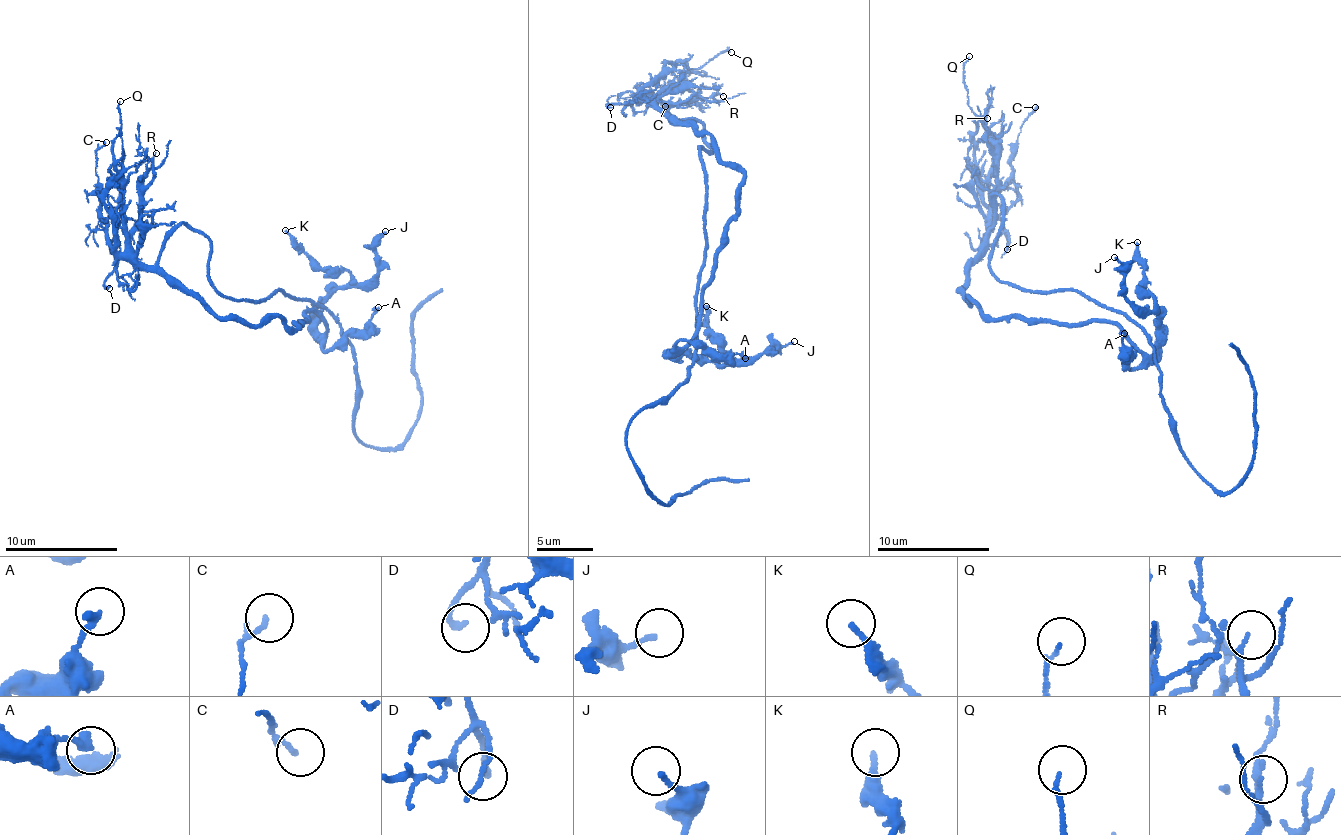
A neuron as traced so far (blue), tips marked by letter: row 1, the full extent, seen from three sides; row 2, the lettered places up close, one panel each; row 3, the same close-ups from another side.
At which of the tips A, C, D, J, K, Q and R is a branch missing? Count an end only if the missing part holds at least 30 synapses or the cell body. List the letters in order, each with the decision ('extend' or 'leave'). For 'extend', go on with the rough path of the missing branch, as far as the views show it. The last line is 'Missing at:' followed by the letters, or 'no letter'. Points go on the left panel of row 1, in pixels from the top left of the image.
A: leave
C: leave
D: leave
J: leave
K: leave
Q: leave
R: leave
Missing at: no letter

